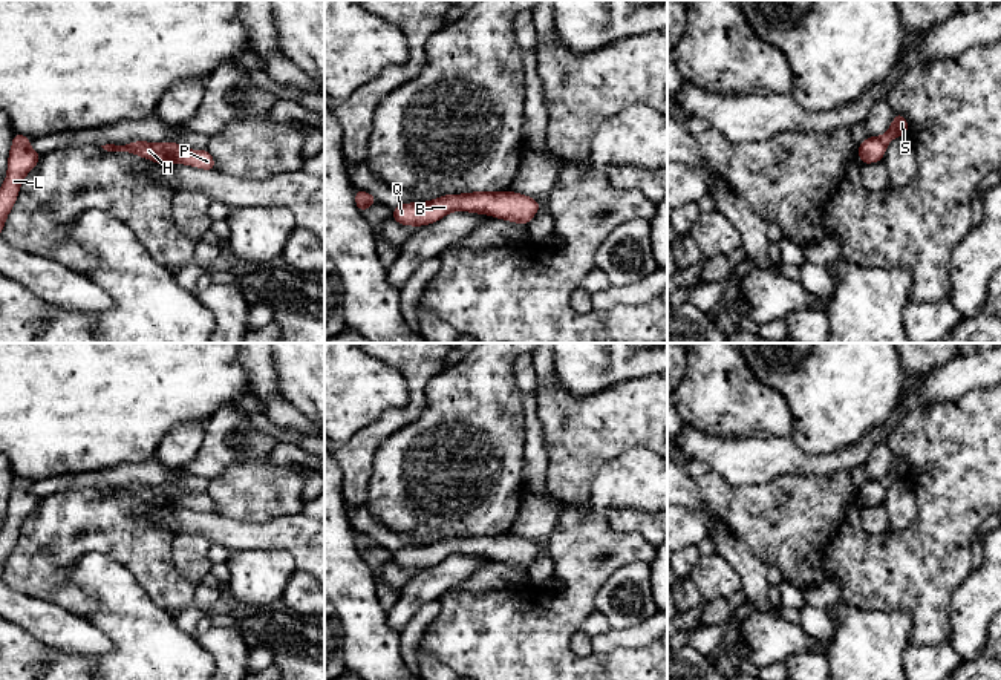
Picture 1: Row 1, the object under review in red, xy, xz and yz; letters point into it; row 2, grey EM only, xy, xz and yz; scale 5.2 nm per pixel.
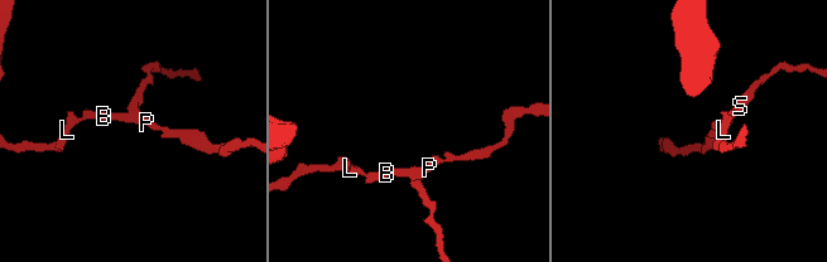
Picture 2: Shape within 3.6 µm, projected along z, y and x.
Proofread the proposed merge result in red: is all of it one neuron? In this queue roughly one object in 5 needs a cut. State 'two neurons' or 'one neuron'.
one neuron

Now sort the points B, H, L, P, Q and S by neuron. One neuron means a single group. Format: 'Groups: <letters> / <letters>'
Groups: B H L P Q S

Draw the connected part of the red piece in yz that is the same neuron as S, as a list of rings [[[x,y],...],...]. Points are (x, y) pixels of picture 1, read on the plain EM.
[[[894,456],[894,464],[883,479],[868,479],[857,489],[860,505],[872,507],[882,504],[888,487],[897,479],[908,478],[908,469],[909,466],[902,456]]]

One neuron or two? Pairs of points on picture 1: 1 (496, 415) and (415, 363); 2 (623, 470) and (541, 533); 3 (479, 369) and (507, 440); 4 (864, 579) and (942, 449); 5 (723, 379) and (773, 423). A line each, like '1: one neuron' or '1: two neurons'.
1: two neurons
2: two neurons
3: one neuron
4: one neuron
5: one neuron

